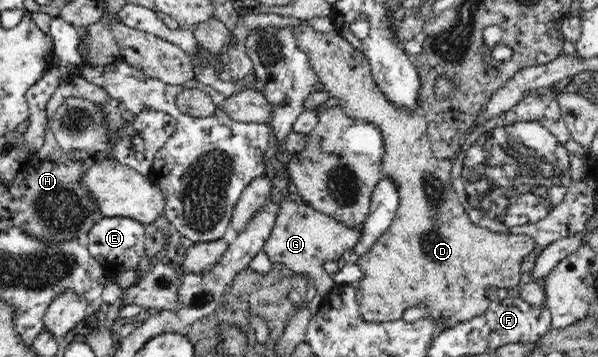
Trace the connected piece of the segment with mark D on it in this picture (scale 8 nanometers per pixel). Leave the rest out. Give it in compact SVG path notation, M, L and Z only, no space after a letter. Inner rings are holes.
M305 23L293 29L297 45L309 55L309 65L317 75L317 84L313 86L312 92L329 91L330 97L340 100L339 107L347 116L373 123L381 129L385 145L382 175L383 178L394 180L399 188L399 207L391 227L383 232L383 236L370 251L359 255L356 262L362 272L358 289L362 293L360 312L363 320L373 323L399 320L405 310L419 304L425 304L431 311L427 318L441 321L447 328L481 316L491 302L486 296L489 286L495 288L493 293L496 294L497 290L502 293L519 284L522 260L536 247L535 241L528 235L495 233L471 221L466 212L464 198L458 196L454 190L452 161L434 156L427 137L427 123L417 112L403 111L383 96L383 91L379 90L372 75L370 63L361 50L345 40L336 30L319 32Z

